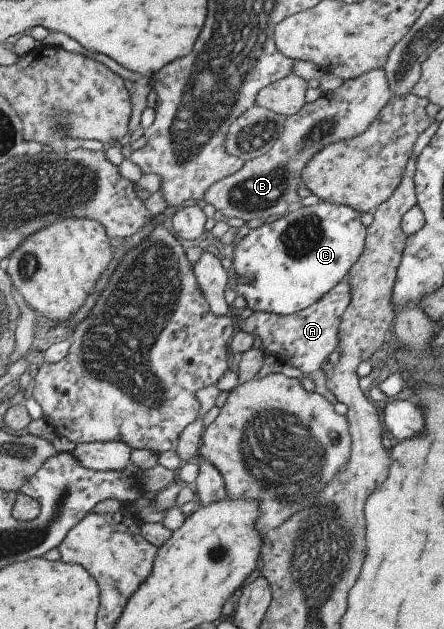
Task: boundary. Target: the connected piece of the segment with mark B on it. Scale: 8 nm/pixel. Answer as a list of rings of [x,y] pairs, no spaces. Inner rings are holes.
[[[376,67],[376,69],[370,69],[359,77],[344,80],[342,85],[334,91],[322,93],[316,101],[304,103],[304,106],[295,115],[286,116],[282,130],[276,141],[272,143],[272,147],[264,155],[244,162],[240,170],[233,175],[228,175],[228,177],[224,177],[208,187],[203,196],[204,202],[211,205],[216,210],[217,216],[224,220],[238,218],[243,222],[252,221],[252,219],[265,223],[273,222],[274,217],[280,217],[282,213],[288,211],[290,205],[301,201],[296,191],[301,184],[300,171],[302,171],[302,167],[317,152],[320,152],[322,148],[326,148],[329,144],[353,139],[361,135],[374,121],[376,115],[386,105],[390,97],[390,85],[388,85],[388,77],[384,67]]]

